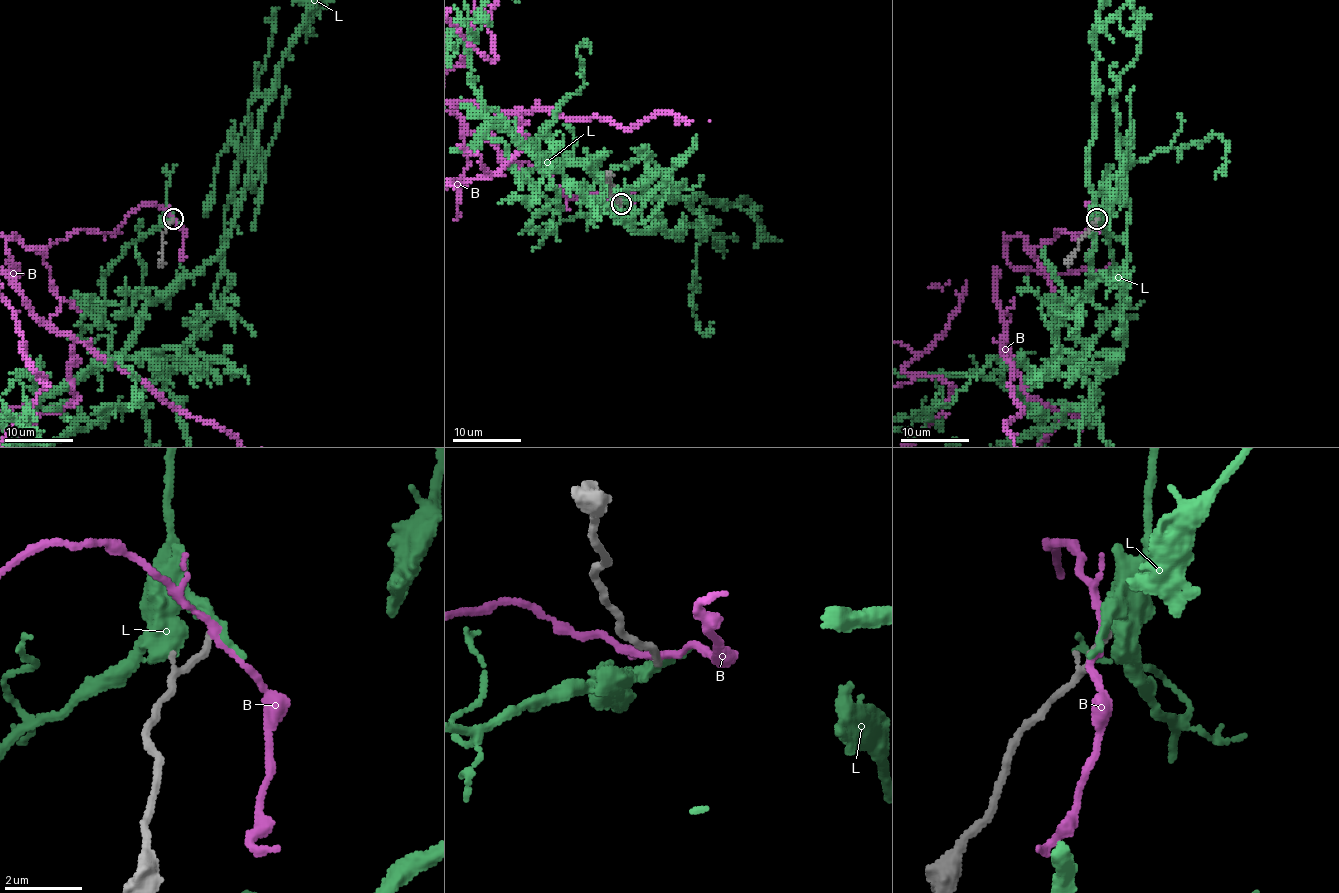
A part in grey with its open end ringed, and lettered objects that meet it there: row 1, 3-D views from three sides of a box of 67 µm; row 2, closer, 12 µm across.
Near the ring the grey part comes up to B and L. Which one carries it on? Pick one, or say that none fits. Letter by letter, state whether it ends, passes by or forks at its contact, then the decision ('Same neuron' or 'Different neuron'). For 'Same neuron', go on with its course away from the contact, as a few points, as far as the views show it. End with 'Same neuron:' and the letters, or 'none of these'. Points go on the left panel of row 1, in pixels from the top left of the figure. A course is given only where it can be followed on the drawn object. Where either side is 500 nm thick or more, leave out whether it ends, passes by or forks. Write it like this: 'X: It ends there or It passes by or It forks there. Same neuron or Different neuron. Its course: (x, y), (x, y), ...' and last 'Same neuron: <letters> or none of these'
B: It passes by. Different neuron
L: It ends there. Different neuron
Same neuron: none of these

